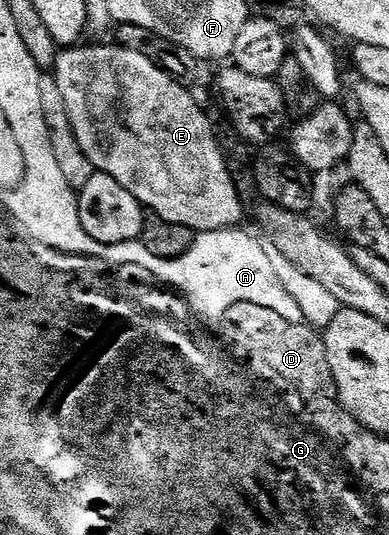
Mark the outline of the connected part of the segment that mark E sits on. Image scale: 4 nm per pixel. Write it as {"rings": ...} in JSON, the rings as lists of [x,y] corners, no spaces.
{"rings":[[[78,44],[72,48],[62,49],[53,65],[53,75],[59,94],[63,97],[63,104],[67,116],[71,120],[71,128],[75,132],[75,140],[79,140],[79,148],[87,156],[90,167],[94,171],[111,176],[140,200],[146,211],[157,213],[156,217],[162,222],[170,222],[176,226],[185,226],[194,232],[207,230],[227,230],[238,225],[241,218],[241,198],[237,195],[237,186],[233,183],[233,178],[229,175],[229,166],[225,163],[225,158],[221,155],[221,150],[217,147],[217,134],[215,129],[208,122],[202,103],[197,103],[187,91],[182,83],[165,70],[160,70],[155,63],[147,56],[139,56],[139,52],[131,52],[125,46],[110,44],[110,46],[85,46]]]}

